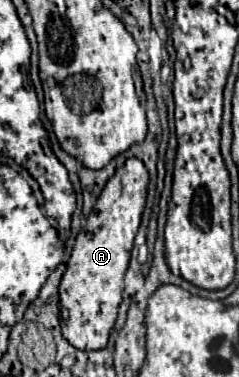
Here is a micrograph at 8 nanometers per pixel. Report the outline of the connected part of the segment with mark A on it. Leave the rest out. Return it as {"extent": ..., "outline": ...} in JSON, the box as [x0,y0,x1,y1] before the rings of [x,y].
{"extent":[59,159,147,351],"outline":[[[127,159],[123,167],[107,181],[101,191],[85,229],[79,231],[67,269],[59,283],[63,307],[61,331],[63,337],[77,349],[95,351],[107,345],[109,333],[117,319],[117,309],[123,293],[123,275],[129,265],[135,233],[141,223],[147,193],[147,169],[139,159]]]}

